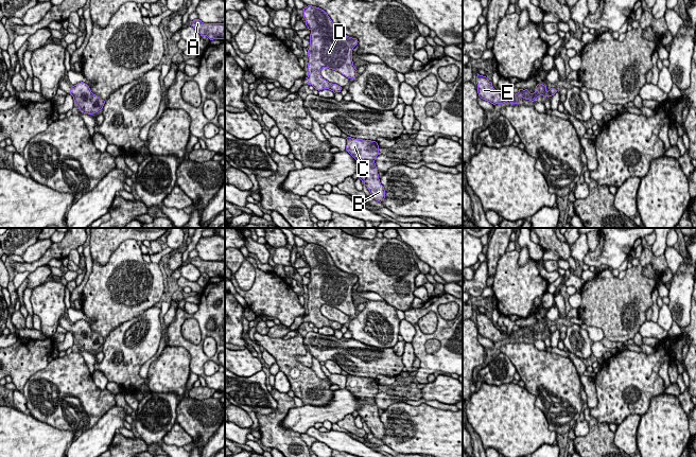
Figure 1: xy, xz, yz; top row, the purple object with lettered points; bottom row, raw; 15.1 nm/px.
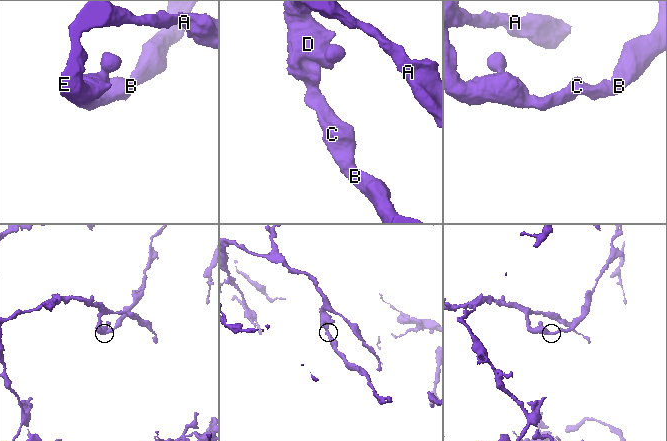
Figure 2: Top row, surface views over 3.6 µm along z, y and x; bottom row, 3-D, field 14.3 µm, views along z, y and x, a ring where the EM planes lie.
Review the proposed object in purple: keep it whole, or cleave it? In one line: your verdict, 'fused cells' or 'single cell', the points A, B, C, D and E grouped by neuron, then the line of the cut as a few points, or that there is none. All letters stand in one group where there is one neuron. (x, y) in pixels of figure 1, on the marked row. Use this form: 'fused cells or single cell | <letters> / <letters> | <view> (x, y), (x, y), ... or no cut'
single cell | A B C D E | no cut

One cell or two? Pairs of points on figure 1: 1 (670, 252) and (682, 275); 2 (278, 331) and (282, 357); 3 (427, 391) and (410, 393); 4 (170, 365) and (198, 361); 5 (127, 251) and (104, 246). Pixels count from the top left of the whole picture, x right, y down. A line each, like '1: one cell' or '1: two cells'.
1: two cells
2: two cells
3: two cells
4: two cells
5: two cells

